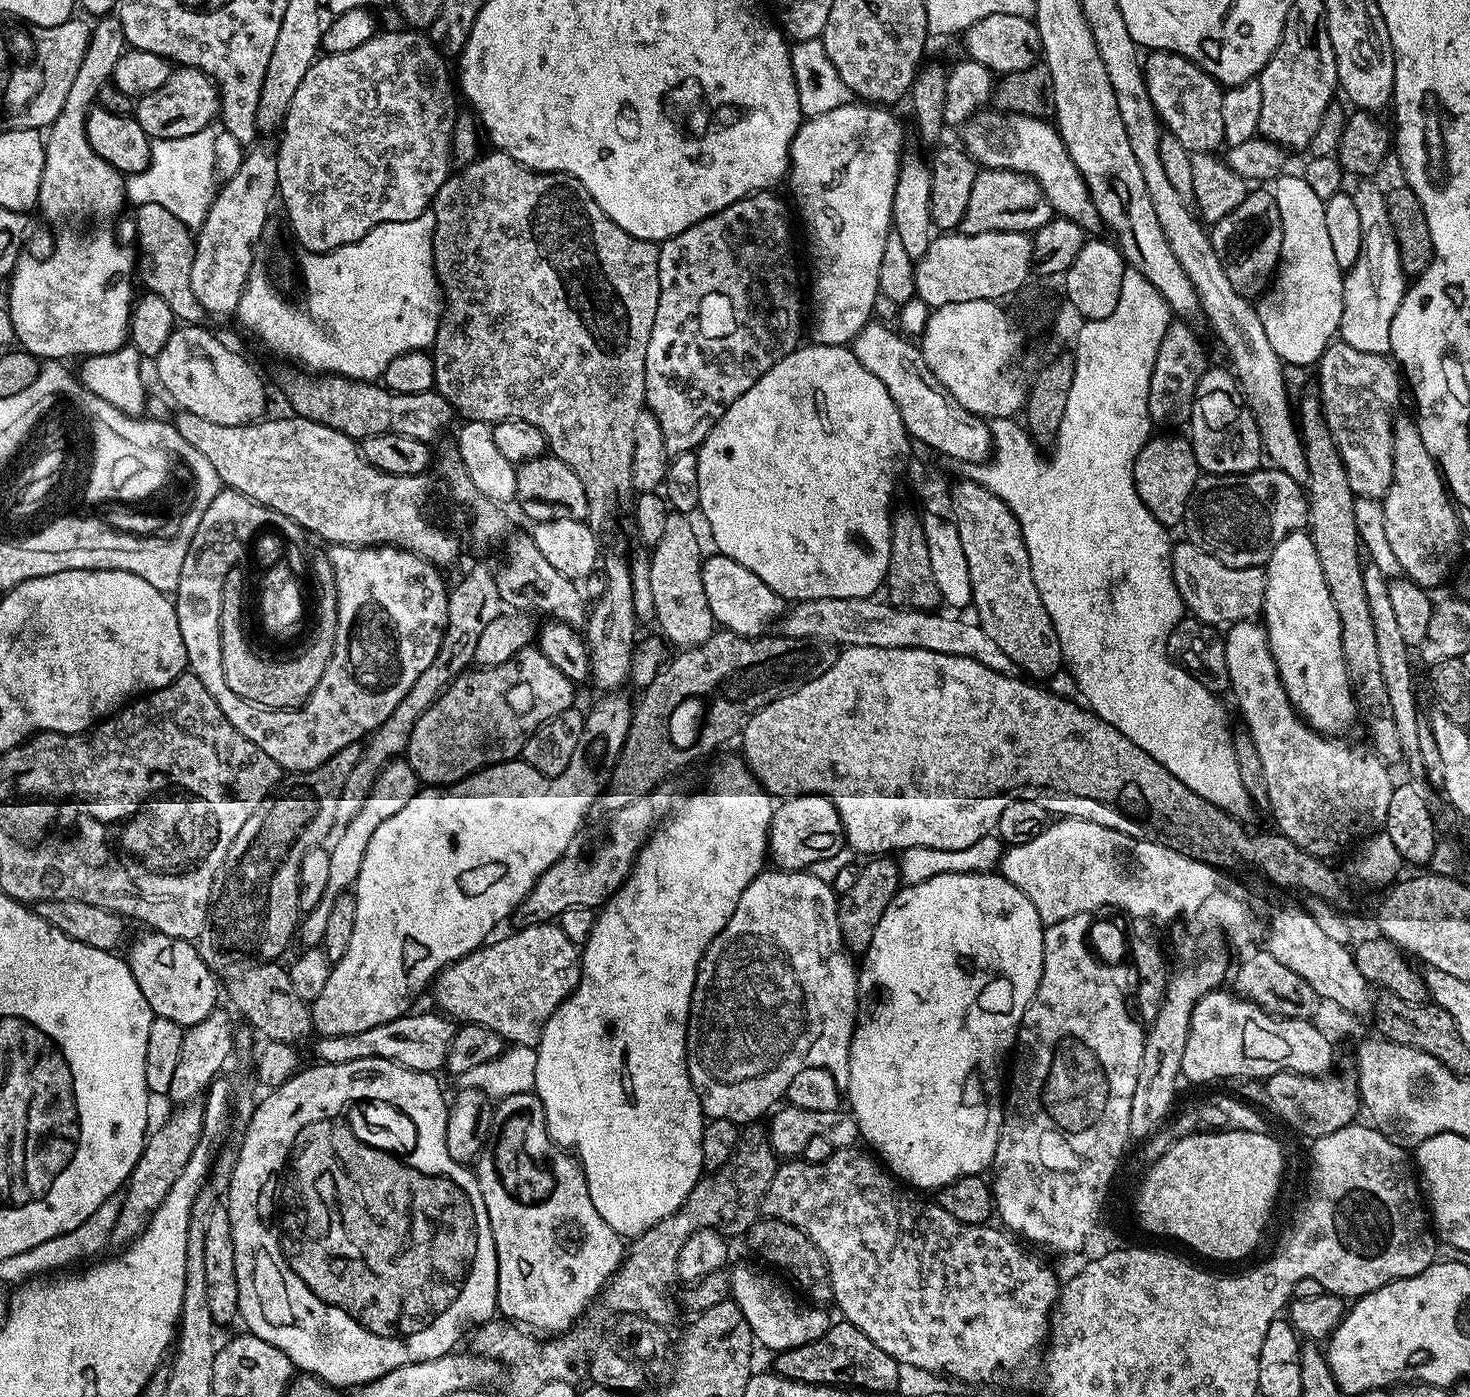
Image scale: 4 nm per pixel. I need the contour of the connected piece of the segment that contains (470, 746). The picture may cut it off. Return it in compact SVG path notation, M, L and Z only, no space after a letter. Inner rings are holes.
M529 646L518 650L508 661L502 662L501 665L496 665L493 668L477 667L475 670L464 672L461 676L457 676L456 679L452 681L451 686L437 698L432 706L430 706L430 710L426 710L426 714L422 714L422 718L418 718L418 726L414 726L414 734L410 734L410 742L408 743L406 753L408 765L416 771L417 777L419 777L423 783L424 780L428 783L425 785L451 786L459 784L462 780L467 780L469 776L474 775L475 772L479 772L481 768L489 768L492 764L499 764L501 760L517 759L517 757L523 753L524 743L527 742L551 716L562 714L562 710L573 707L572 688L574 688L574 681L570 678L566 678L566 674L562 674L562 670L558 670L558 666L551 665L551 663L547 661L546 656L540 652L539 647L536 646ZM504 696L512 696L515 698L513 708L510 708L510 706L506 704Z

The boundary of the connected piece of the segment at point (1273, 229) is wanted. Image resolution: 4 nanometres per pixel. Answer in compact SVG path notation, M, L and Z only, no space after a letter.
M1249 191L1248 197L1234 206L1226 218L1211 225L1210 235L1214 254L1218 254L1218 262L1222 262L1226 278L1230 278L1230 286L1234 286L1234 290L1243 296L1259 297L1269 287L1281 261L1280 251L1284 248L1282 218L1275 195L1271 191Z

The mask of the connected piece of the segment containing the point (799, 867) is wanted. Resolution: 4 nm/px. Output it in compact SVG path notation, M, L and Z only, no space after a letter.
M791 796L775 805L768 831L770 860L785 872L803 872L812 863L831 858L846 847L838 810L824 796Z

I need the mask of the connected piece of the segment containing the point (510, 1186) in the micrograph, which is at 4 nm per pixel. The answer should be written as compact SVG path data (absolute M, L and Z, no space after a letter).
M535 1091L499 1097L497 1104L500 1105L491 1109L492 1128L488 1132L488 1142L484 1145L484 1149L480 1152L474 1164L474 1175L480 1187L482 1202L486 1206L486 1214L490 1218L490 1230L492 1231L494 1246L496 1247L496 1277L498 1278L496 1307L503 1319L517 1326L523 1326L533 1333L563 1334L581 1319L582 1316L580 1315L591 1304L594 1304L594 1301L603 1292L605 1284L620 1269L620 1263L624 1260L626 1244L622 1237L606 1222L606 1218L602 1218L602 1214L598 1214L598 1210L594 1210L594 1202L590 1202L590 1190L588 1189L588 1183L584 1177L584 1170L580 1166L579 1159L575 1155L561 1150L549 1138L546 1118L544 1117L544 1107L542 1102L536 1097Z

